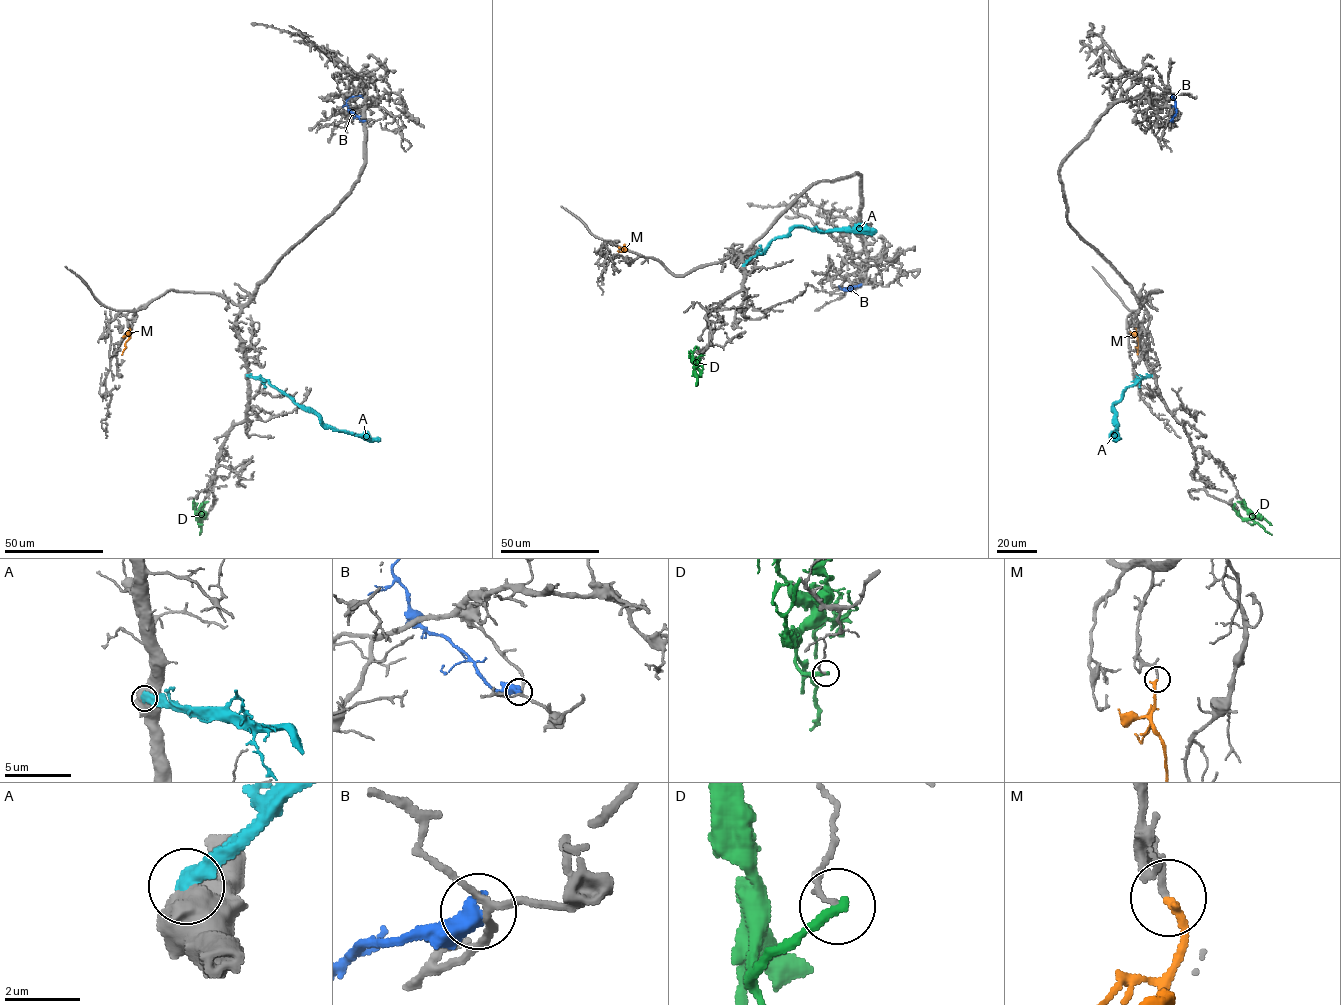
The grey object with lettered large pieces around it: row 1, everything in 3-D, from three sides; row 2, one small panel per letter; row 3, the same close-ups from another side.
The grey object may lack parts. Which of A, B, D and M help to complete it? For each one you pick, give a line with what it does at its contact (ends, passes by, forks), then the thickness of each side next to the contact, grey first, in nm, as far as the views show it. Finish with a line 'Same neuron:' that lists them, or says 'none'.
M: It ends there. Thickness 180 nm (grey) against 220 nm
Same neuron: M

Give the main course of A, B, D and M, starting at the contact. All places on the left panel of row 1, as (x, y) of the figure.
A: (246, 376), (267, 379), (295, 403), (311, 409), (326, 426), (367, 438), (380, 438)
B: (364, 121), (352, 112), (345, 102), (349, 97), (362, 97)
D: (202, 524), (198, 522), (197, 515), (203, 503)
M: (129, 327), (130, 336), (121, 354)

